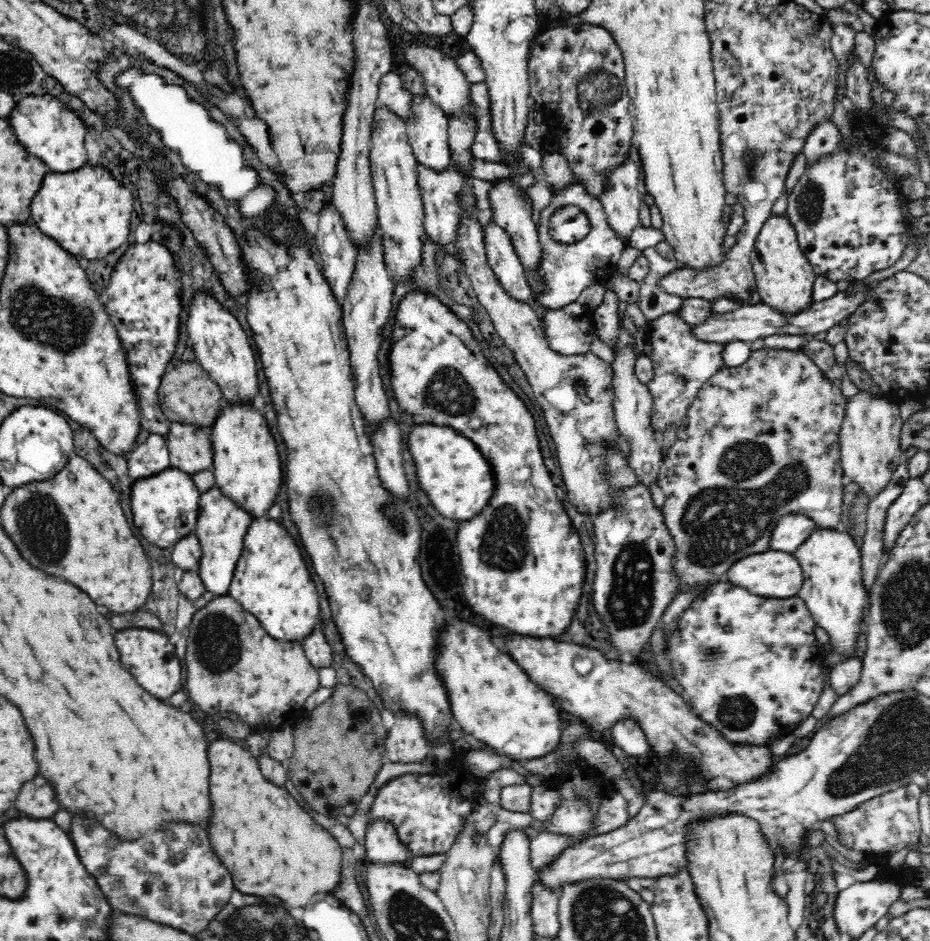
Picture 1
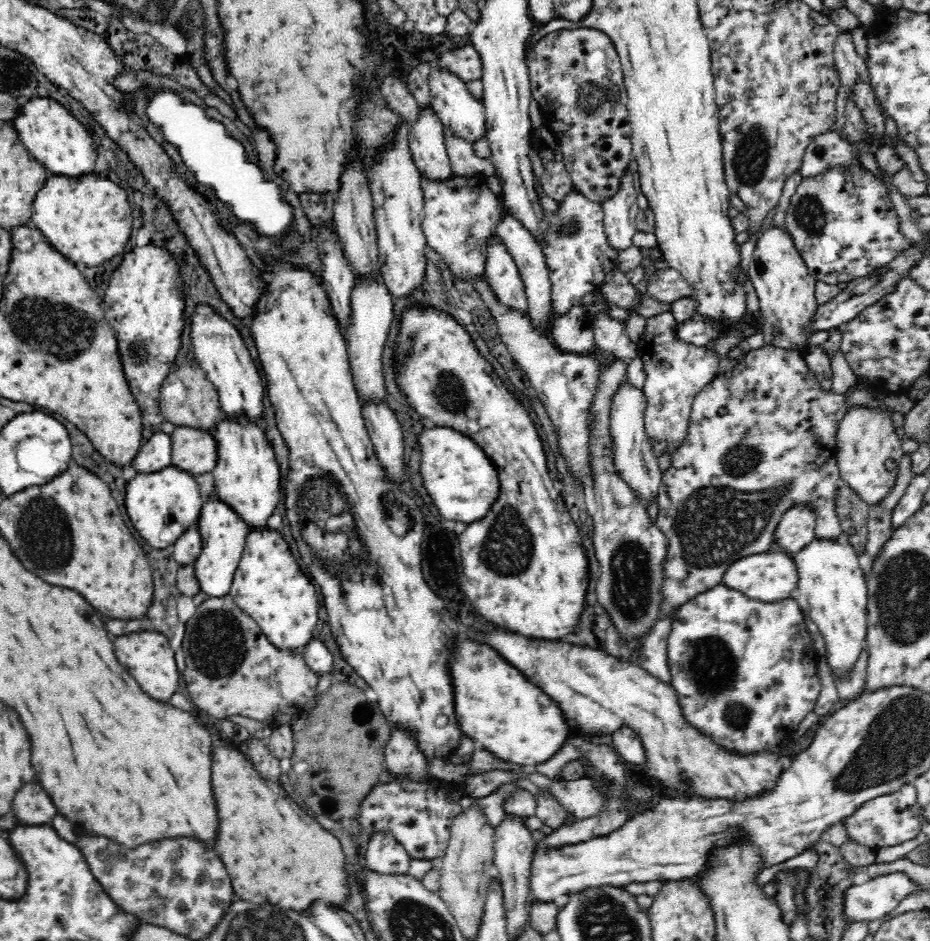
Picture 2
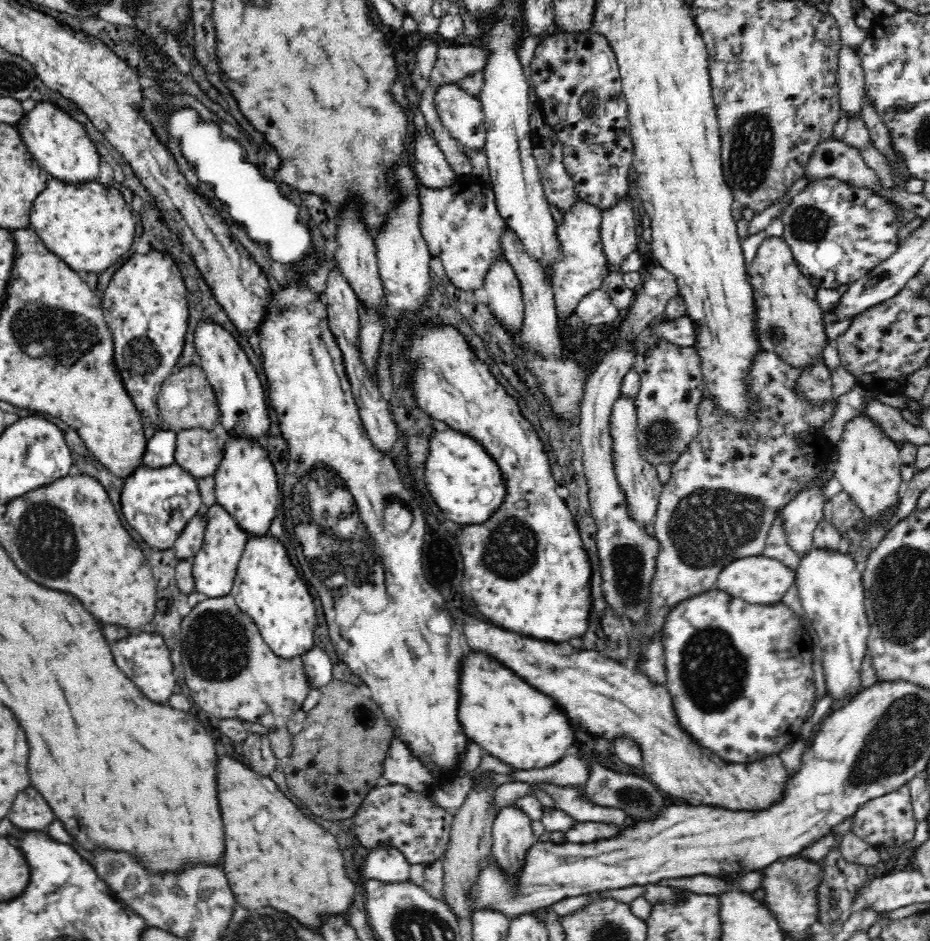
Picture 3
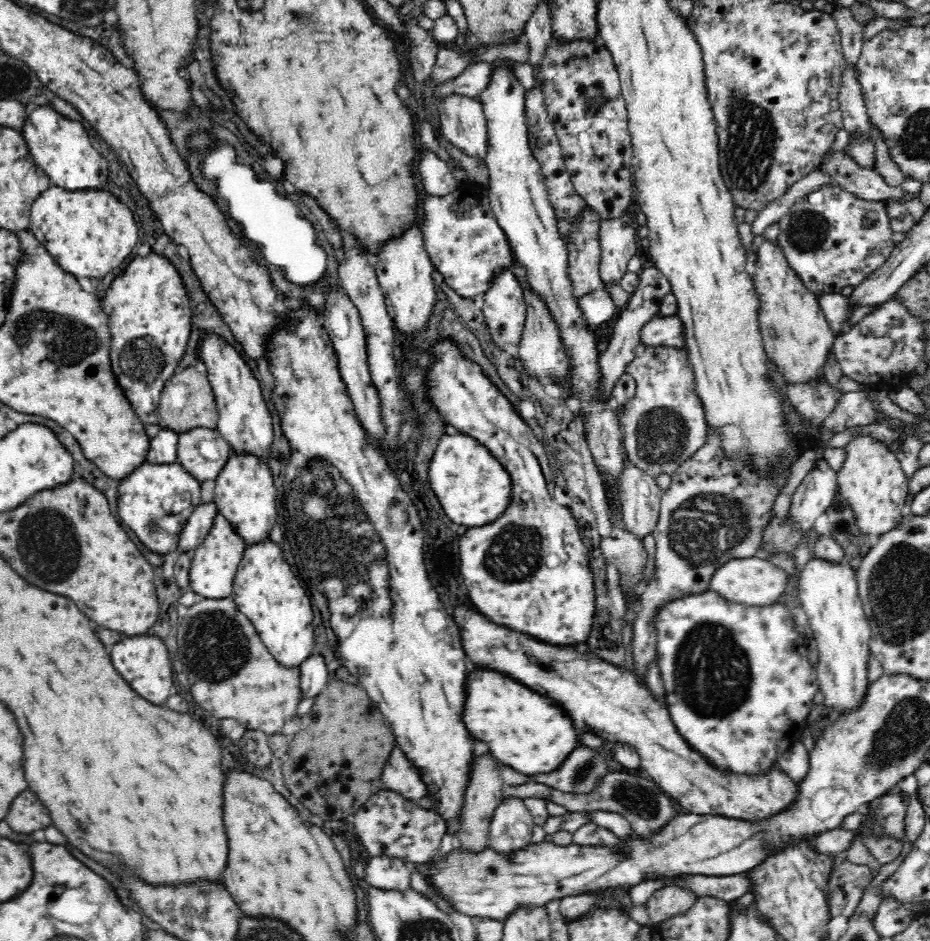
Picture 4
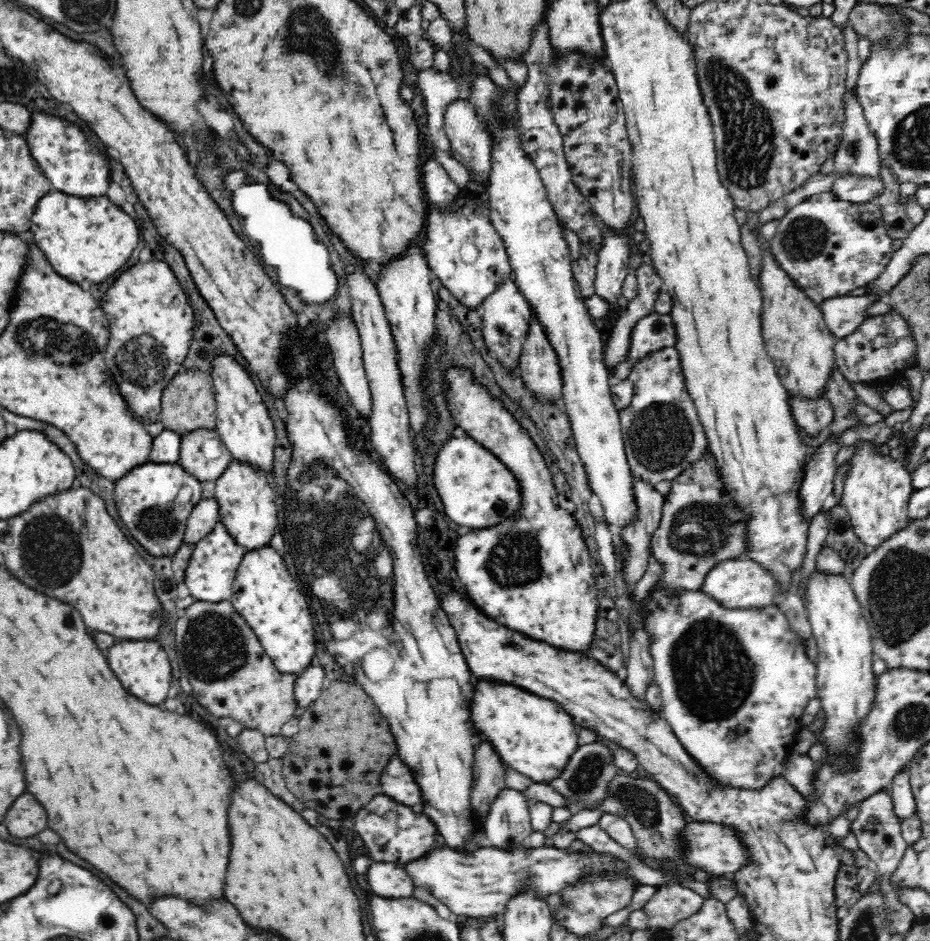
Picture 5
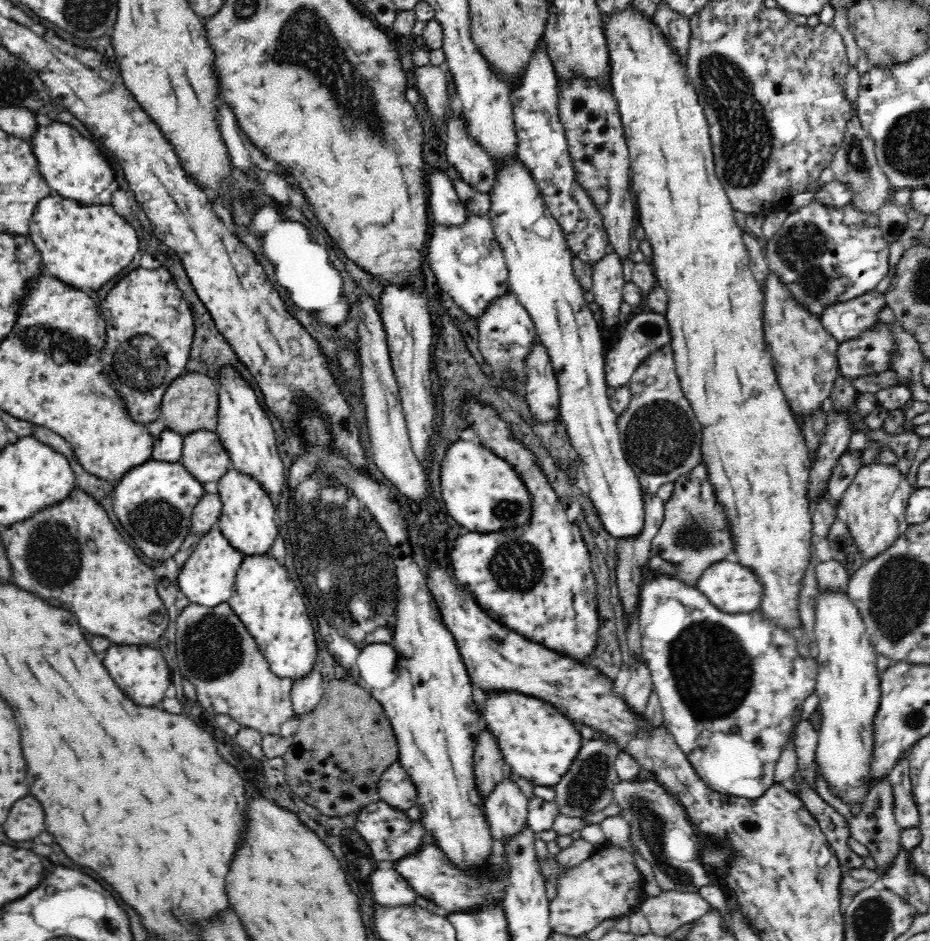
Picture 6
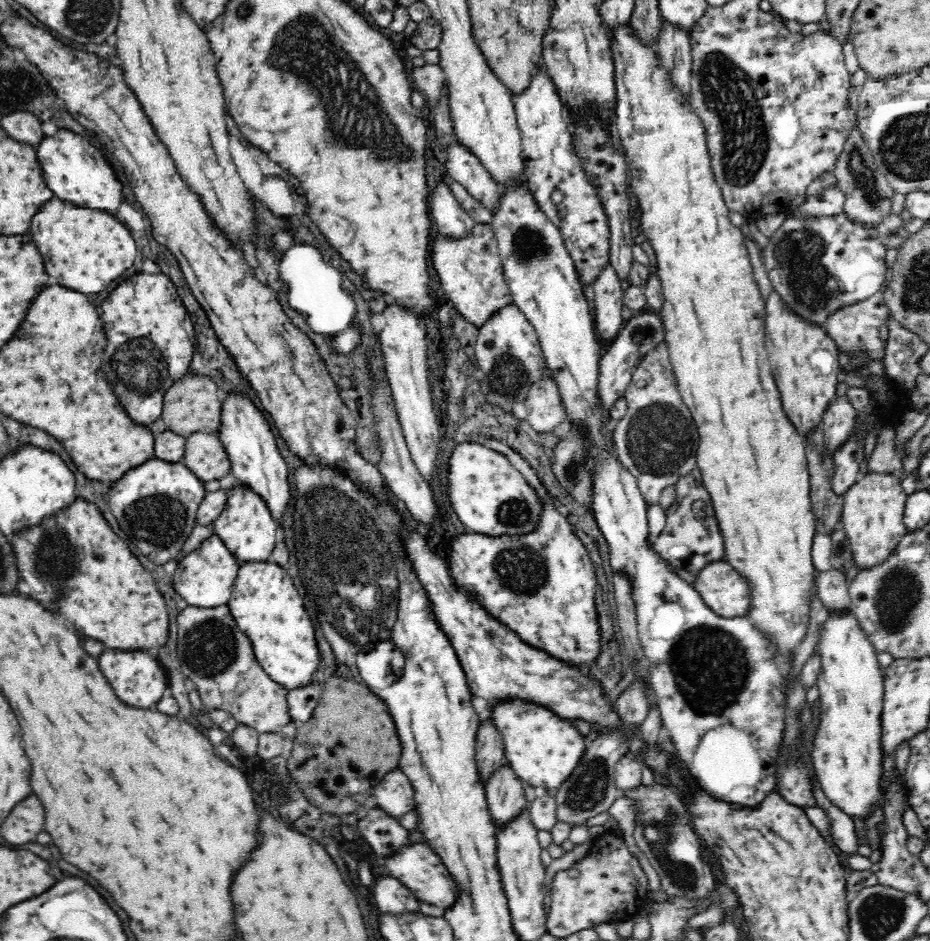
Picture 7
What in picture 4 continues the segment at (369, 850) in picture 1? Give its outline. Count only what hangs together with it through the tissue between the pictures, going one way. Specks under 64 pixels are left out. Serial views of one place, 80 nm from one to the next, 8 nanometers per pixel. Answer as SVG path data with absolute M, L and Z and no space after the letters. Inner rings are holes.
M373 856L366 866L366 882L380 890L396 890L405 893L411 888L411 865L388 856Z

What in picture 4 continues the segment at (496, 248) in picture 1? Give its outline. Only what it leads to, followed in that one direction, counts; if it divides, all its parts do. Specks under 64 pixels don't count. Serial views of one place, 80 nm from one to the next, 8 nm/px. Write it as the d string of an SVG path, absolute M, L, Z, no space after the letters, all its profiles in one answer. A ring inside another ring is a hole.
M502 272L494 286L485 292L481 308L494 345L504 352L519 346L524 330L527 306L515 274Z

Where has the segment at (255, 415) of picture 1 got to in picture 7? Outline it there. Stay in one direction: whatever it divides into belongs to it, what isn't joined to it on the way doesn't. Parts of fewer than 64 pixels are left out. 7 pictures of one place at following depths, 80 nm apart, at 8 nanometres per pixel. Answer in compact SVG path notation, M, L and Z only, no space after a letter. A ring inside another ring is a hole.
M242 485L228 489L226 506L214 522L214 531L224 541L224 547L228 548L242 564L266 562L280 538L280 528L264 499L250 487Z

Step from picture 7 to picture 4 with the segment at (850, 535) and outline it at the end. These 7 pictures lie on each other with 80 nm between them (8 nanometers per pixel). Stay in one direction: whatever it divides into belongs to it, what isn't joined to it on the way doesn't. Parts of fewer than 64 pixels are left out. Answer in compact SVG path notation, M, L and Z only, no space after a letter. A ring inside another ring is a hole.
M858 435L845 448L846 460L837 472L837 491L854 511L860 534L878 536L894 530L908 509L910 476L903 471L898 458L885 443L870 436Z

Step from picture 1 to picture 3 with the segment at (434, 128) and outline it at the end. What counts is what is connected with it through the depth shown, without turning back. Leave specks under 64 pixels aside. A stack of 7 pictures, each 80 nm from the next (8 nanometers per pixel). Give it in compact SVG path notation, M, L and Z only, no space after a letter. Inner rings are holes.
M430 128L418 133L411 144L415 165L412 165L419 181L434 190L442 190L454 184L458 175L448 164L444 153L440 151L438 143L432 139Z

